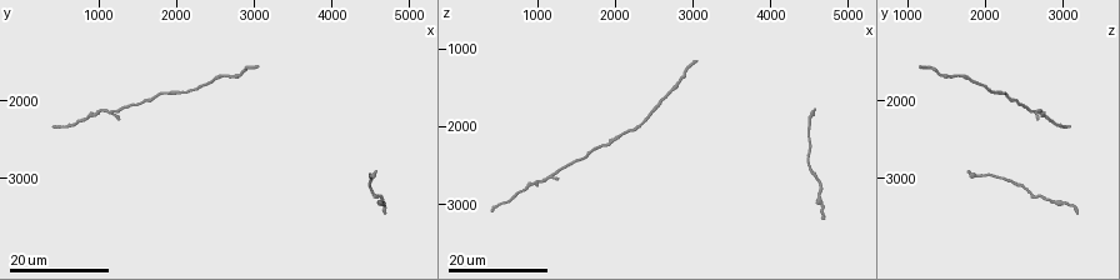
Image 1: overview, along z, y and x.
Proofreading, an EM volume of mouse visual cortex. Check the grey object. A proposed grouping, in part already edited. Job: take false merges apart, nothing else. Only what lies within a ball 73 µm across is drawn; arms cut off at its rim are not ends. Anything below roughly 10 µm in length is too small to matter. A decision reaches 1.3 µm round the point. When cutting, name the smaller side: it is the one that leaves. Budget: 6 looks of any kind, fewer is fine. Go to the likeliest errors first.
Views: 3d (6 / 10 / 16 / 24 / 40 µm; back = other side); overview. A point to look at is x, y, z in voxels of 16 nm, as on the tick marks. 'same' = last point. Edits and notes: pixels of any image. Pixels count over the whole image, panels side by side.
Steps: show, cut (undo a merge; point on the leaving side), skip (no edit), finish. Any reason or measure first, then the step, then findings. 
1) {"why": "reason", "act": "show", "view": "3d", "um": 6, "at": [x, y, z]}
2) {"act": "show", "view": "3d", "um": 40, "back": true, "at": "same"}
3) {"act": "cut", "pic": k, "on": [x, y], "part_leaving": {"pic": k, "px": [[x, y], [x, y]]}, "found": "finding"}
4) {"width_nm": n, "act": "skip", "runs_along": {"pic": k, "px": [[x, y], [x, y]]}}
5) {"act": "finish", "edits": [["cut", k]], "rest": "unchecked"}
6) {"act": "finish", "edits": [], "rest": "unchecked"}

{"why": "narrows sharply", "act": "show", "view": "3d", "um": 16, "at": [1200, 2150, 2650]}

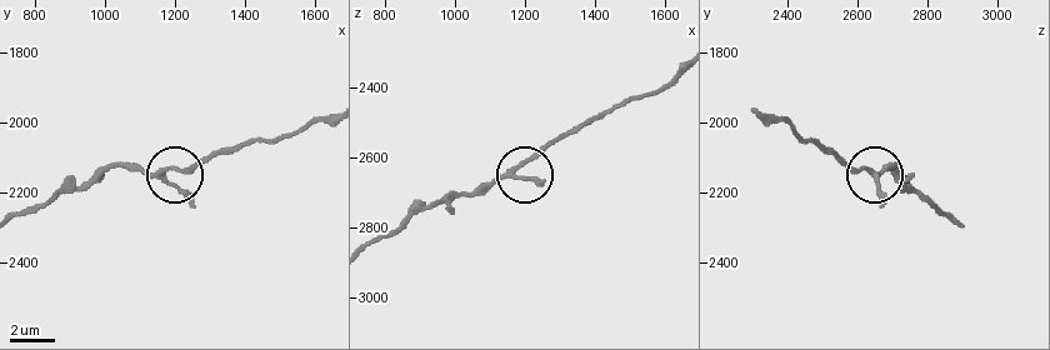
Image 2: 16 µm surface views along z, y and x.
{"why": "zoom in", "act": "show", "view": "3d", "um": 10, "at": [1190, 2130, 2610]}

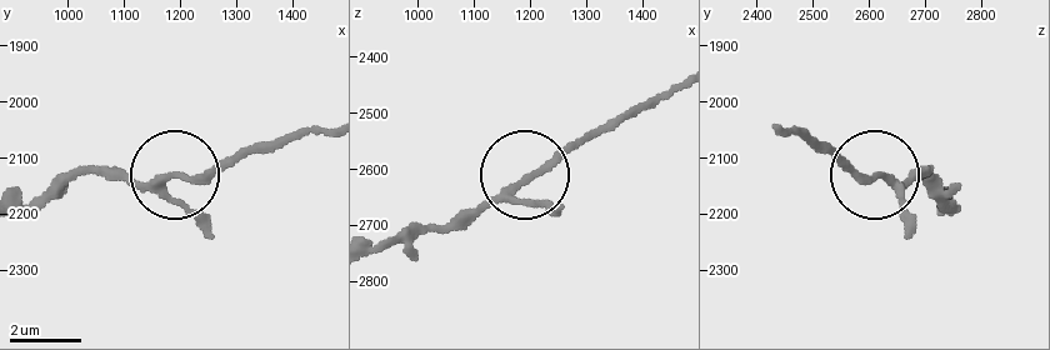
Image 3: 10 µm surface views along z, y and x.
{"act": "skip", "runs_along": {"pic": 3, "px": [[324, 128], [198, 173], [126, 181], [103, 173]]}, "found": "one neuron here"}

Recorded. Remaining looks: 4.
{"why": "thick turns thin", "act": "show", "view": "3d", "um": 16, "at": [1900, 1900, 2250]}

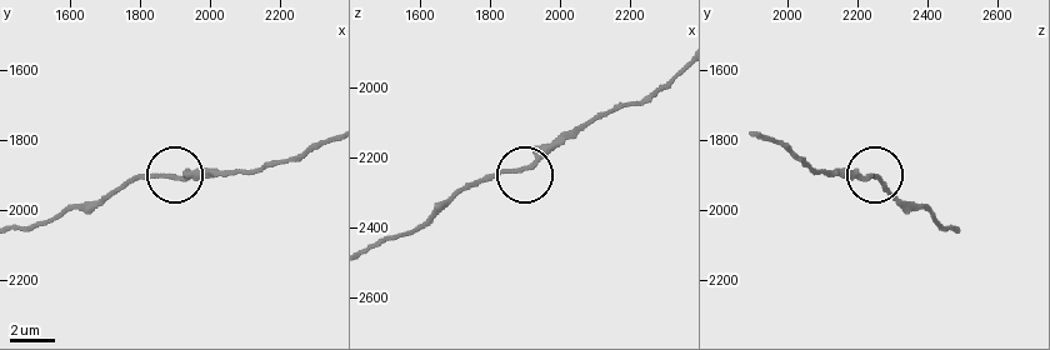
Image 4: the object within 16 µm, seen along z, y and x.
{"why": "zoom in", "act": "show", "view": "3d", "um": 10, "at": [1930, 1900, 2220]}

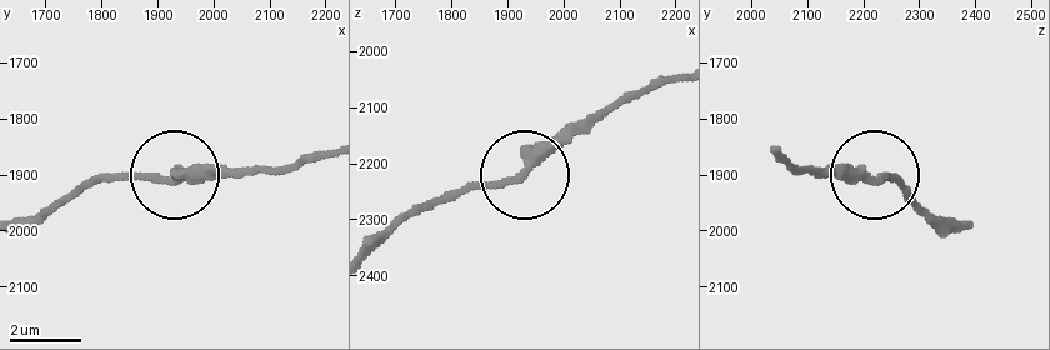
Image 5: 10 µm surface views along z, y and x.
{"act": "skip", "runs_along": {"pic": 5, "px": [[321, 158], [91, 175]]}, "found": "one neuron here"}

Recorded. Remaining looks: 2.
{"act": "show", "view": "3d", "um": 16, "at": [2350, 1800, 1950]}

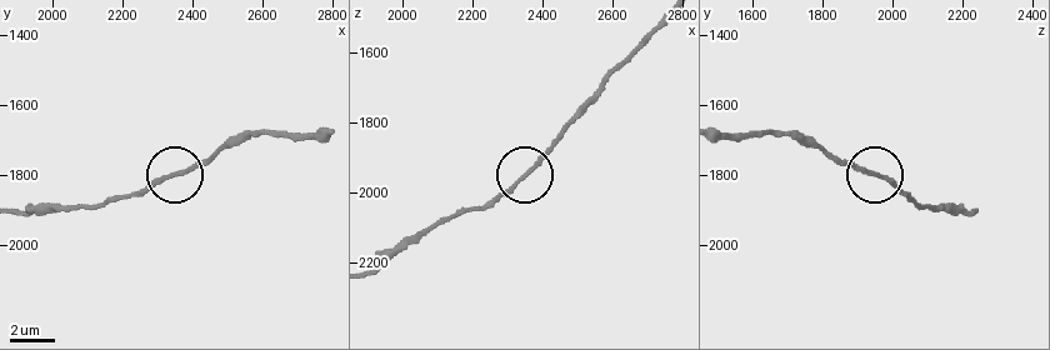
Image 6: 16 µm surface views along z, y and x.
{"act": "show", "view": "3d", "um": 6, "at": [2340, 1800, 1960]}

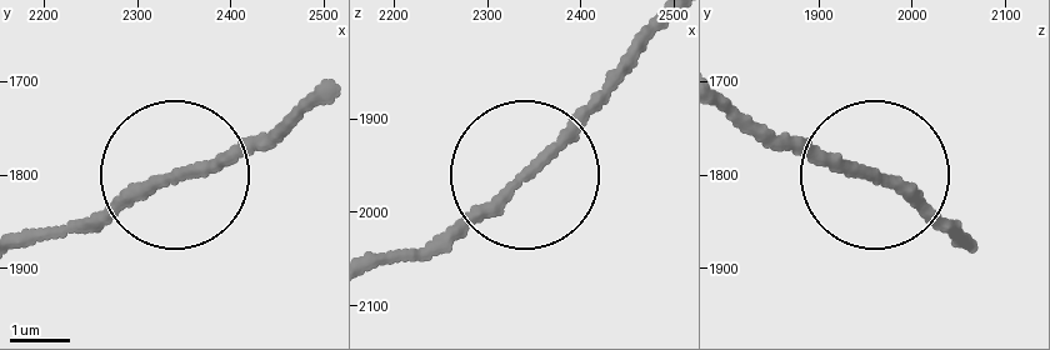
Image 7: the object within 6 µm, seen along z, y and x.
{"width_nm": 170, "act": "skip", "runs_along": {"pic": 7, "px": [[655, 31], [535, 165], [421, 250]]}, "found": "continuous, no second neuron"}

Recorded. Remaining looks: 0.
{"act": "finish", "edits": [], "rest": "unchecked"}

